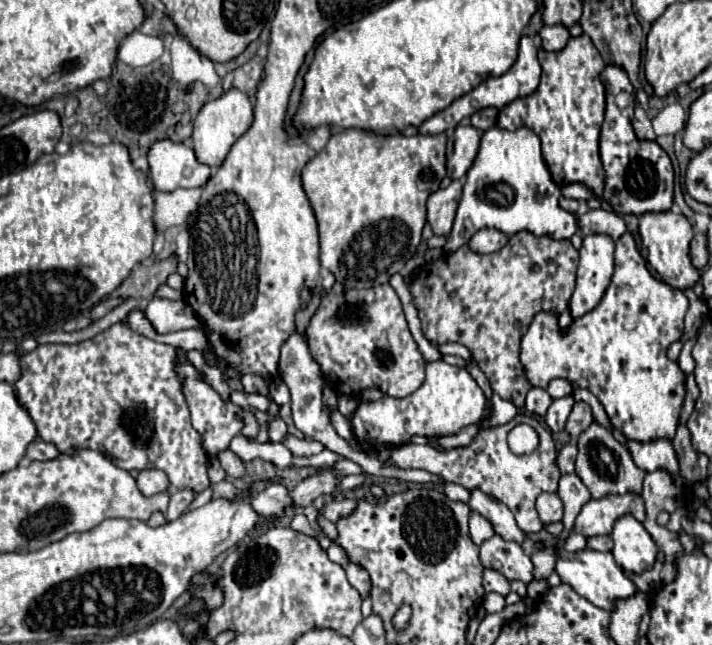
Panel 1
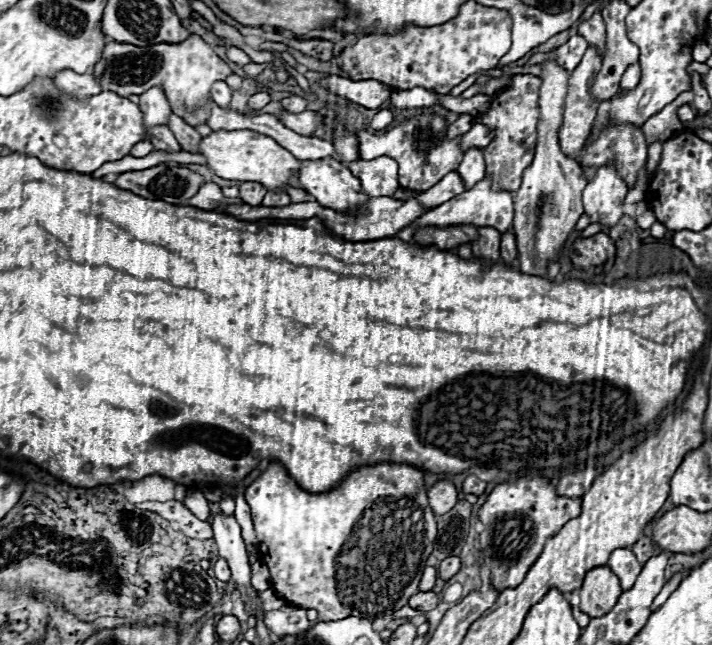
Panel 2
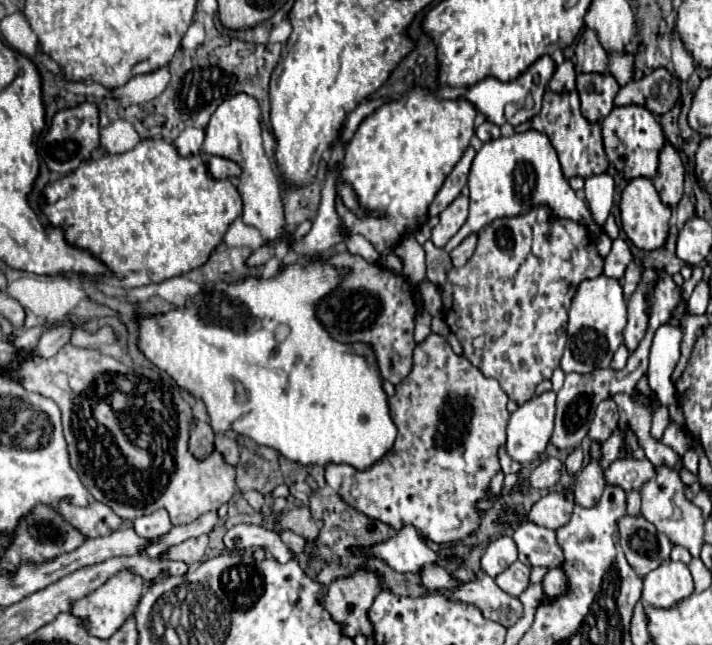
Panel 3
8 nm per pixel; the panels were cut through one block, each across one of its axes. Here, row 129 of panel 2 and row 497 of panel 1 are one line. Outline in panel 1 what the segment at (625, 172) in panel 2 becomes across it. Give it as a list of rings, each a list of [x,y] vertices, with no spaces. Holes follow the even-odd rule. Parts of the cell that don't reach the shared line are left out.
[[[624,494],[624,496],[604,496],[600,500],[590,500],[576,518],[574,532],[580,532],[582,536],[610,534],[614,522],[626,514],[632,514],[638,522],[646,520],[646,508],[640,496]]]

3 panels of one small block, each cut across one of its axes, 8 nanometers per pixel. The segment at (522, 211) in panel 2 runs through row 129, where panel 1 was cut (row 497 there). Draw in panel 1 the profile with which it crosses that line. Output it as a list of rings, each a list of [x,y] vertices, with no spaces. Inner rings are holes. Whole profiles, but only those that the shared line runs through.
[[[540,494],[536,500],[536,510],[540,514],[540,520],[544,524],[550,524],[550,522],[562,520],[564,504],[562,504],[558,494]]]

